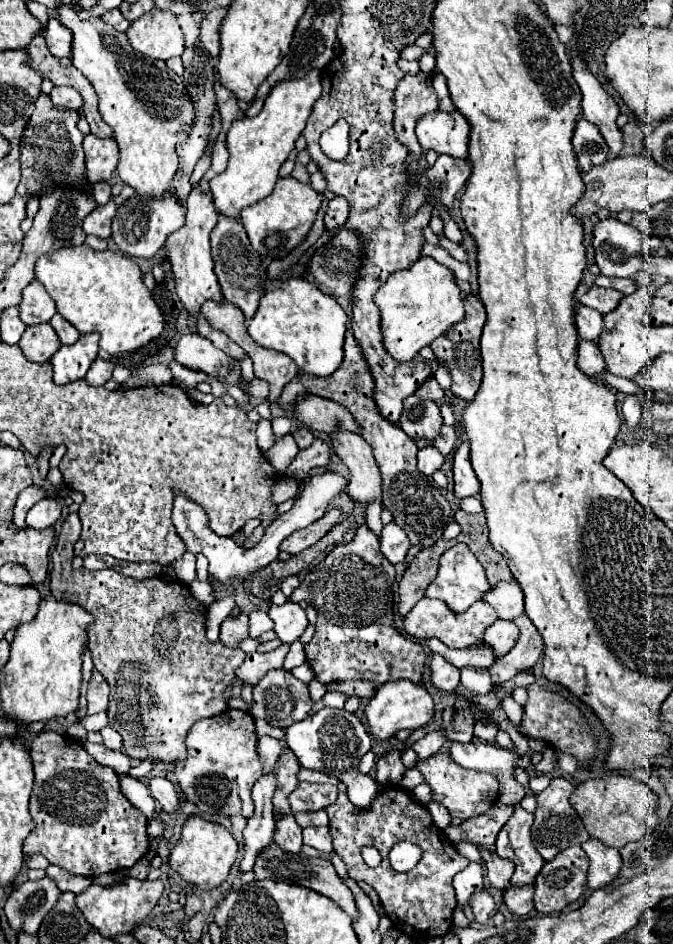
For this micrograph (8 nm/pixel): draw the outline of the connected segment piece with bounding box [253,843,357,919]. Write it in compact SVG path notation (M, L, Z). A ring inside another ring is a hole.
M275 843L267 845L263 849L263 853L273 855L273 859L257 859L255 861L253 873L255 873L255 879L257 881L261 881L261 879L273 879L273 881L285 881L285 883L293 883L293 885L301 885L301 887L313 889L319 895L325 895L325 897L333 899L347 915L351 915L353 919L357 919L357 909L353 907L353 895L349 895L349 889L343 885L341 877L337 875L335 867L331 865L331 861L319 859L319 857L307 857L303 853L289 853L289 851L281 849L281 847L277 847ZM285 855L291 857L291 859L281 859Z

